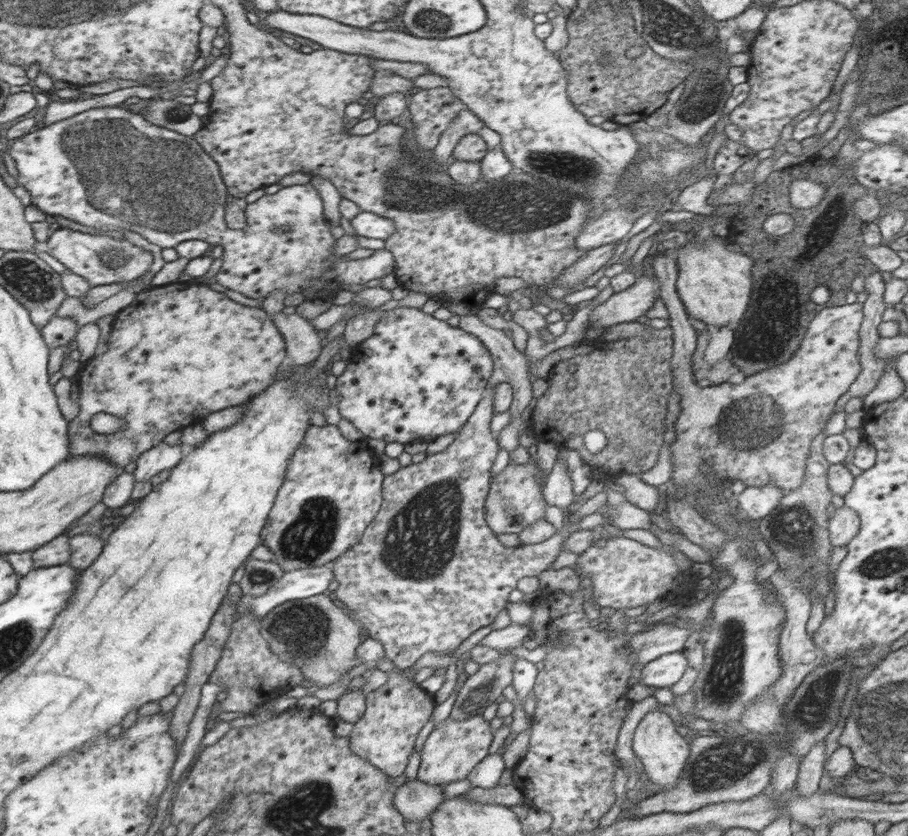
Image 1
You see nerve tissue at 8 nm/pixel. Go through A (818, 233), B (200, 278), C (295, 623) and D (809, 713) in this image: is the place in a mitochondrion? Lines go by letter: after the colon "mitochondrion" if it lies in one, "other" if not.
A: other
B: other
C: mitochondrion
D: mitochondrion

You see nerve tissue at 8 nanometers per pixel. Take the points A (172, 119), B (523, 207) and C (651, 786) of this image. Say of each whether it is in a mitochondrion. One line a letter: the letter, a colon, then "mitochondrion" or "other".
A: mitochondrion
B: mitochondrion
C: other

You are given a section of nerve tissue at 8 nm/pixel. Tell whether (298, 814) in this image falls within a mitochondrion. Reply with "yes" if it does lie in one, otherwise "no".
yes

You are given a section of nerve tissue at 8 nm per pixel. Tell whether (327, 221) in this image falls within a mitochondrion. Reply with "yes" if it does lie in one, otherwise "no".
no

